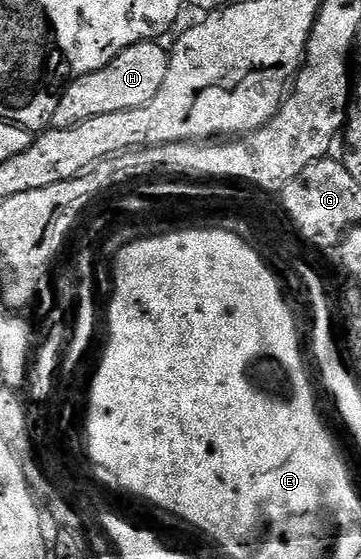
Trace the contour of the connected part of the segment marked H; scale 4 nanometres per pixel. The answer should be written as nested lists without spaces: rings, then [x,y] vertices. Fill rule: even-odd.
[[[157,41],[136,43],[119,57],[115,57],[103,69],[95,69],[95,73],[87,73],[76,79],[59,97],[59,106],[55,108],[52,126],[59,129],[77,127],[83,121],[91,121],[91,117],[103,117],[103,113],[119,113],[123,109],[135,109],[147,105],[163,89],[163,81],[167,81],[169,68],[169,51],[161,48]]]

